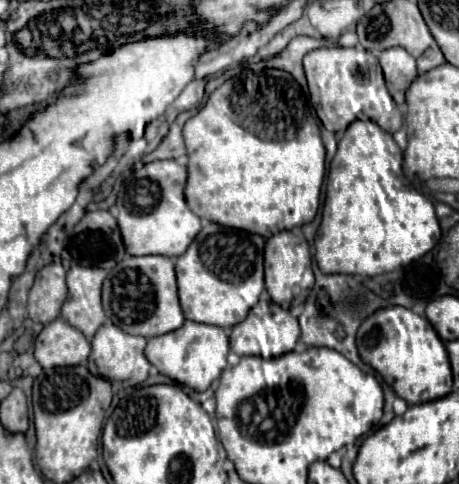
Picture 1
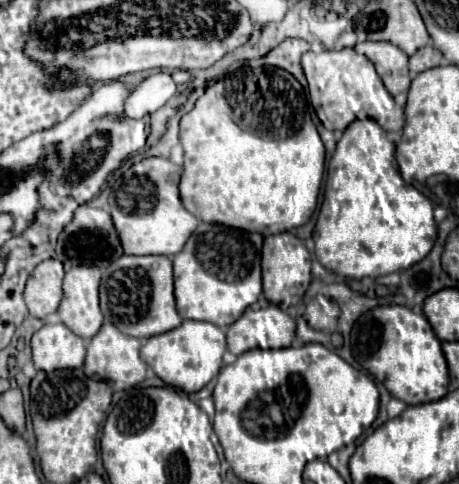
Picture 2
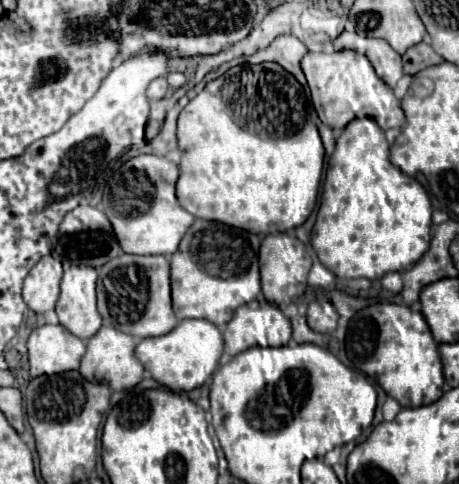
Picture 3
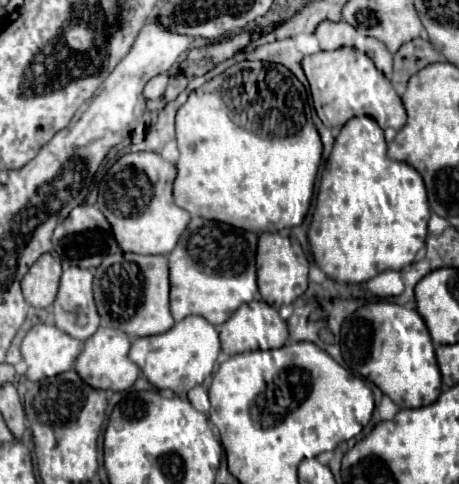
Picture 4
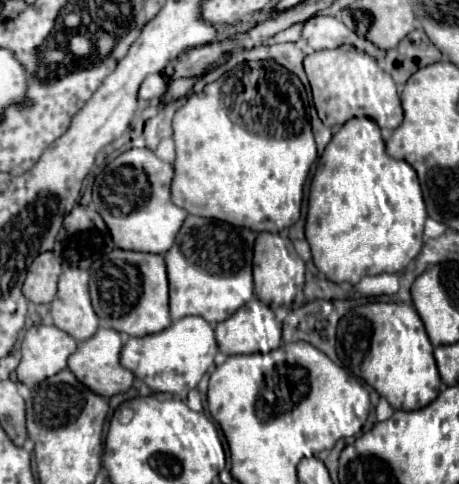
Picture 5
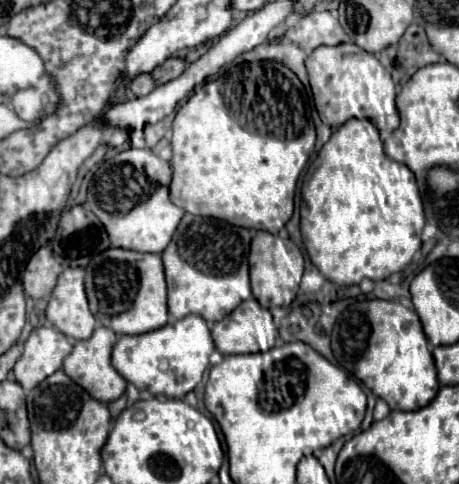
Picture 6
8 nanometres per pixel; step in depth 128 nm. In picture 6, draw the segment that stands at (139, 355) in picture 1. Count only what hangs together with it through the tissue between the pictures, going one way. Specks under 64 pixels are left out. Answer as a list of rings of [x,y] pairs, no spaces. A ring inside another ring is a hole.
[[[98,326],[94,330],[94,334],[88,340],[80,340],[76,342],[74,350],[66,356],[64,360],[64,372],[76,382],[80,384],[92,398],[100,400],[100,402],[110,402],[120,398],[126,392],[126,380],[116,372],[116,368],[112,366],[112,348],[116,344],[118,336],[104,326]]]

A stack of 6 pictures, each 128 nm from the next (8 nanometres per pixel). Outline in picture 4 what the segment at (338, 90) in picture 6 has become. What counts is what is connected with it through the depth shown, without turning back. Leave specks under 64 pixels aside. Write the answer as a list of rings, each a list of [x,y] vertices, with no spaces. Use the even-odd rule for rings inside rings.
[[[300,22],[300,26],[300,34],[294,36],[296,48],[304,54],[300,65],[306,84],[310,86],[314,108],[326,126],[344,126],[350,118],[362,116],[374,118],[380,124],[380,128],[400,130],[406,124],[406,110],[402,106],[400,96],[394,92],[390,80],[386,80],[386,76],[380,70],[376,70],[372,60],[368,56],[366,60],[362,58],[364,52],[350,47],[324,52],[315,38],[316,28],[308,30],[306,22]]]

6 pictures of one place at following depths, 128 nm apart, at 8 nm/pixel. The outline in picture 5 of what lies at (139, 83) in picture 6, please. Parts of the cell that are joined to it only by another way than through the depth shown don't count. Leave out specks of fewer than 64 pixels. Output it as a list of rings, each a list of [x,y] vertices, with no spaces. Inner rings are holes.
[[[152,74],[148,76],[142,86],[140,86],[140,92],[138,92],[138,98],[140,100],[152,100],[152,98],[160,98],[164,92],[168,90],[168,82],[162,74]]]

